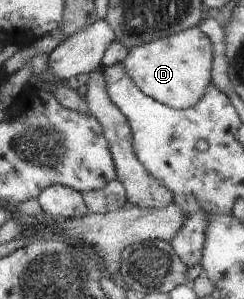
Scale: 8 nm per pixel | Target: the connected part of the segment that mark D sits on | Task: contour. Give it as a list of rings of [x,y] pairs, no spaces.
[[[194,27],[168,38],[160,38],[129,50],[122,62],[126,74],[150,98],[174,107],[176,110],[194,108],[206,96],[213,83],[214,44],[201,28]]]

